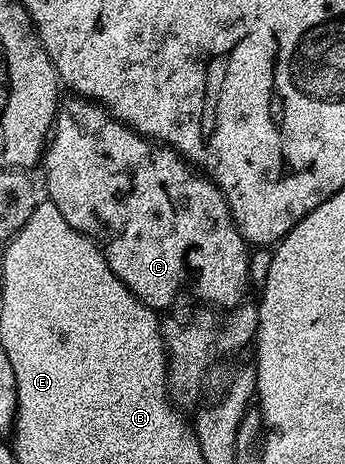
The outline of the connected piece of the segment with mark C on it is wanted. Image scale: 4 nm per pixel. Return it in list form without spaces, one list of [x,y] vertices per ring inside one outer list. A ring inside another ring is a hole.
[[[70,95],[59,104],[58,107],[58,116],[54,118],[54,127],[52,130],[52,136],[49,138],[45,154],[40,162],[40,169],[43,169],[46,172],[46,193],[45,196],[48,198],[51,203],[56,206],[56,208],[60,211],[60,215],[64,215],[64,219],[68,219],[68,223],[75,229],[76,231],[80,231],[85,235],[85,237],[96,239],[97,244],[100,246],[103,255],[106,257],[106,262],[108,263],[108,267],[112,267],[112,271],[118,276],[120,279],[120,283],[124,283],[124,287],[128,287],[128,291],[132,291],[132,295],[136,295],[136,299],[140,299],[147,307],[153,309],[155,311],[163,311],[162,309],[166,309],[170,304],[173,303],[174,300],[177,299],[178,296],[181,295],[182,292],[187,289],[188,292],[191,293],[192,296],[195,297],[196,300],[202,301],[198,303],[205,303],[210,307],[217,307],[222,311],[229,311],[234,308],[235,305],[239,304],[243,300],[242,292],[245,291],[246,287],[248,288],[248,278],[249,278],[249,263],[251,250],[248,248],[248,242],[242,238],[240,235],[240,231],[234,225],[234,220],[232,219],[232,215],[230,214],[230,208],[228,207],[228,203],[224,199],[224,195],[219,189],[217,189],[214,185],[214,182],[210,180],[209,177],[206,176],[205,173],[194,168],[193,165],[190,164],[189,161],[183,159],[175,149],[168,149],[165,145],[159,145],[150,140],[148,137],[142,137],[139,135],[135,129],[129,129],[127,125],[124,123],[120,123],[116,120],[116,118],[110,116],[109,113],[106,112],[105,109],[102,108],[101,105],[88,101],[84,97],[79,97],[77,95]]]

